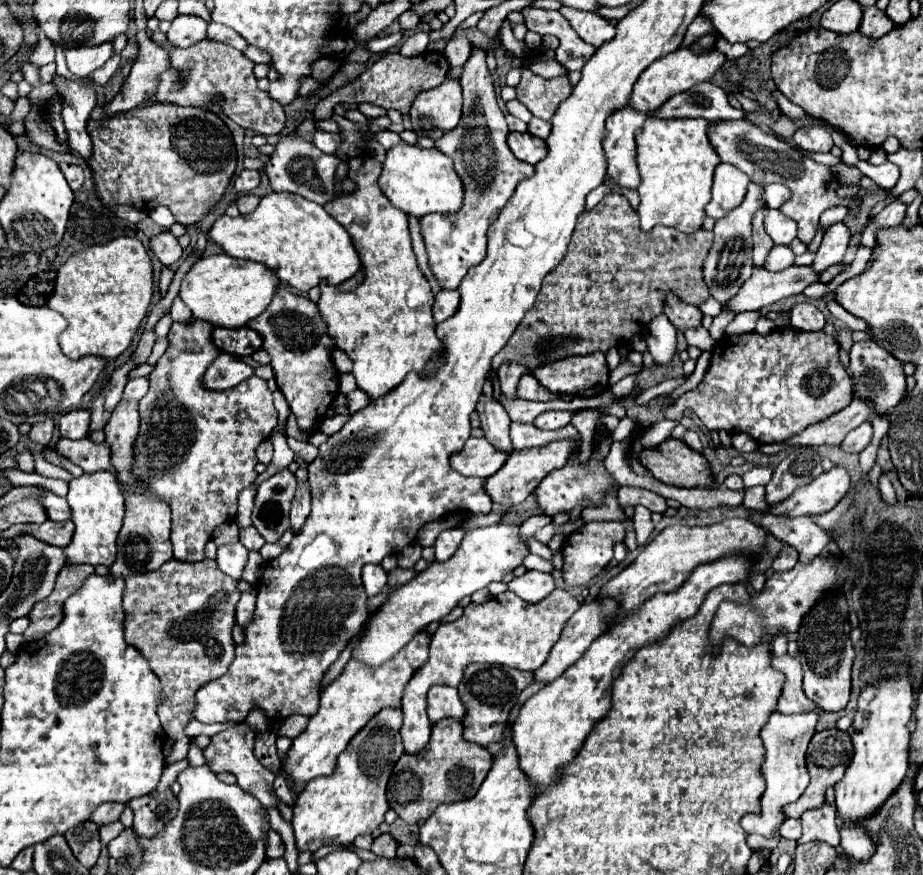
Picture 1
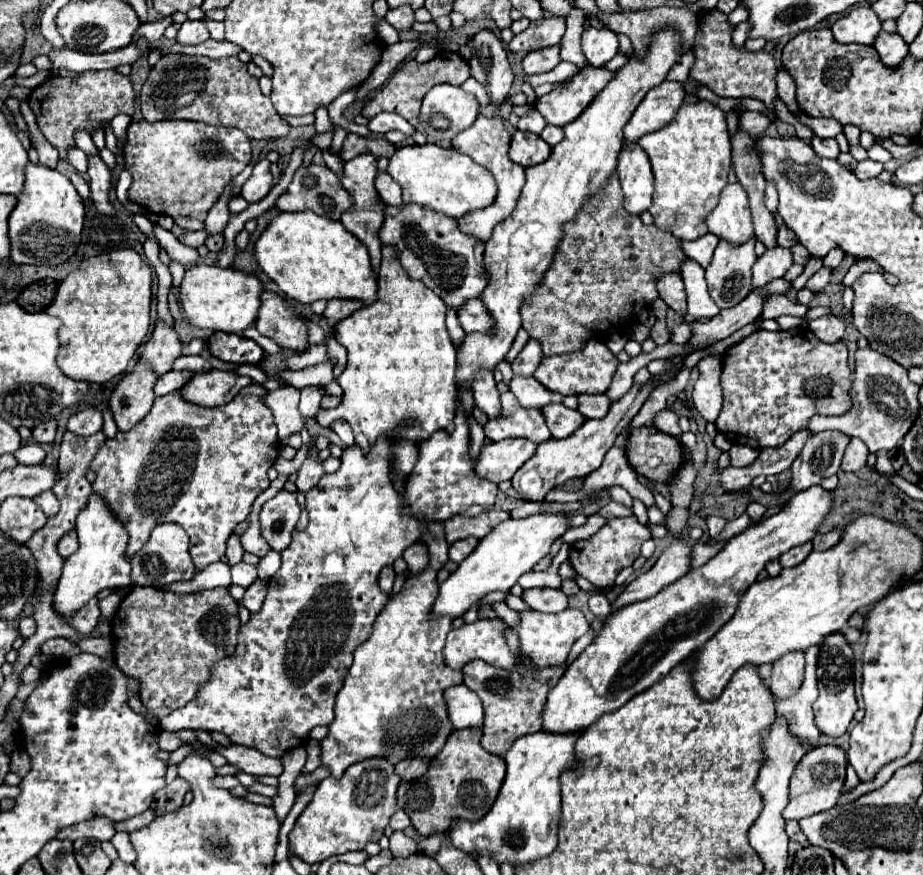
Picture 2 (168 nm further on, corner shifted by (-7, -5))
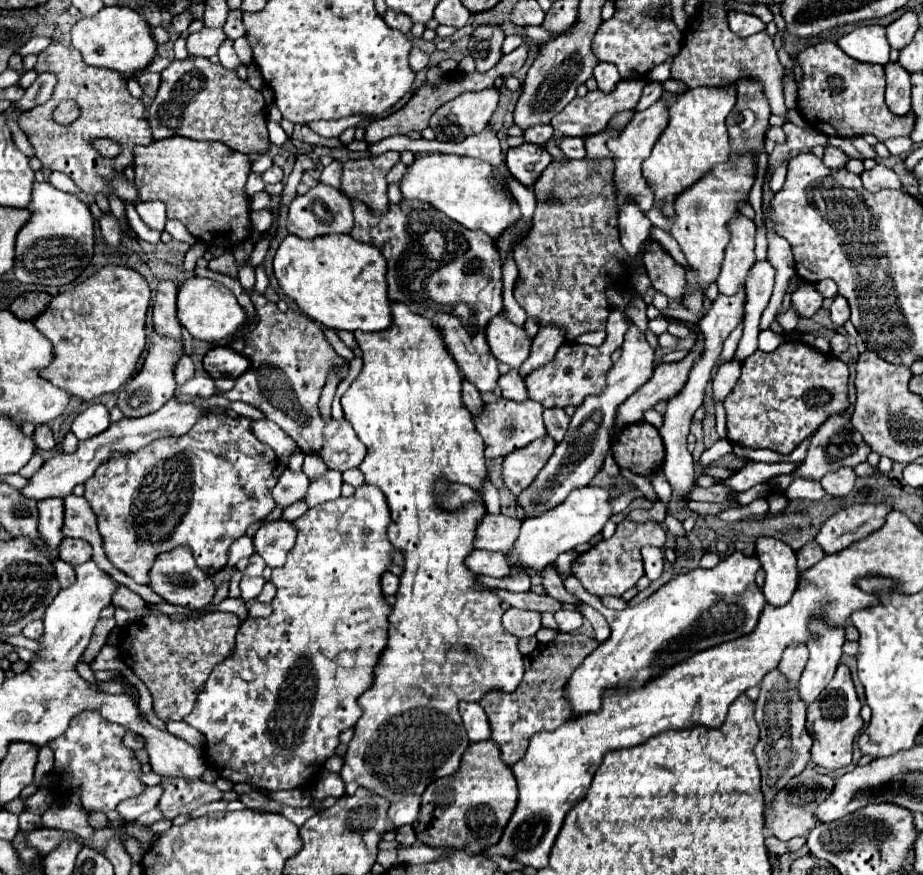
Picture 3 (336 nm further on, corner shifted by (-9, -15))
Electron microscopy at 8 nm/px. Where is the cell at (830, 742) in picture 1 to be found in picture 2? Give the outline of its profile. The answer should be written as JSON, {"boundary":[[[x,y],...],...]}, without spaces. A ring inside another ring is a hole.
{"boundary":[[[817,747],[815,751],[829,751],[831,755],[829,757],[821,757],[825,759],[827,763],[821,765],[821,763],[799,763],[795,773],[793,773],[793,781],[791,781],[791,787],[789,787],[789,805],[785,807],[783,811],[783,819],[789,821],[789,819],[803,819],[803,817],[809,817],[809,815],[815,815],[815,813],[823,813],[823,811],[829,811],[831,807],[835,807],[839,795],[841,795],[841,789],[843,789],[843,779],[845,779],[845,769],[847,769],[847,755],[843,749],[839,747]],[[831,759],[831,761],[829,761]],[[831,763],[831,765],[829,765]],[[821,771],[829,771],[829,775],[821,777]]]}

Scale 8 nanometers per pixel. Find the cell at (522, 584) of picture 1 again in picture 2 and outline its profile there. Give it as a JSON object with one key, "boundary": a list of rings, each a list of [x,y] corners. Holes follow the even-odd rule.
{"boundary":[[[529,589],[523,595],[523,601],[541,613],[559,613],[567,609],[567,595],[561,589]]]}

